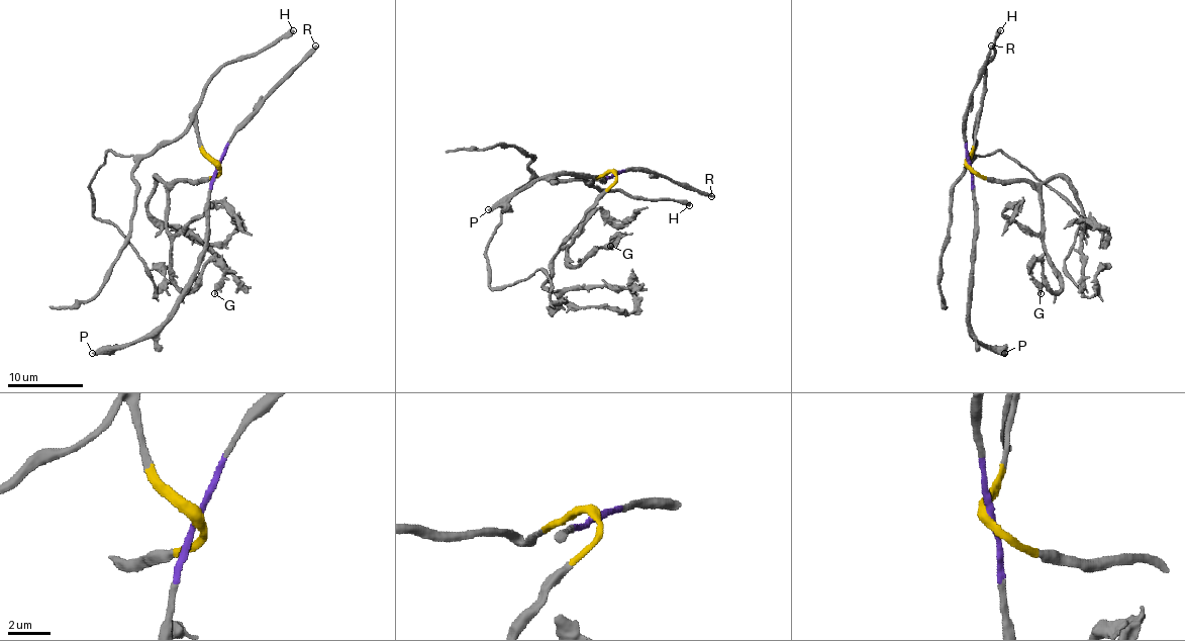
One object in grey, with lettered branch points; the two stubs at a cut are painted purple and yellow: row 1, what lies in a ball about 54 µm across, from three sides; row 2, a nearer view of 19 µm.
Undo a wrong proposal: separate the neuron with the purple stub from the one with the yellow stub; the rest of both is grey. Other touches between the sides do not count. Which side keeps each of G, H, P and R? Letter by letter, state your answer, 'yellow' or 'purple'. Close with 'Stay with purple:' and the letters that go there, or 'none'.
G: yellow
H: yellow
P: purple
R: purple
Stay with purple: P, R

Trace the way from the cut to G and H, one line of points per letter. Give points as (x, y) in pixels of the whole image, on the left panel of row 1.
G: (218, 166), (216, 175), (178, 181), (167, 208), (173, 282), (188, 292), (216, 262), (223, 280), (214, 293)
H: (218, 166), (203, 149), (197, 129), (197, 109), (203, 88), (223, 66), (254, 56), (293, 29)

